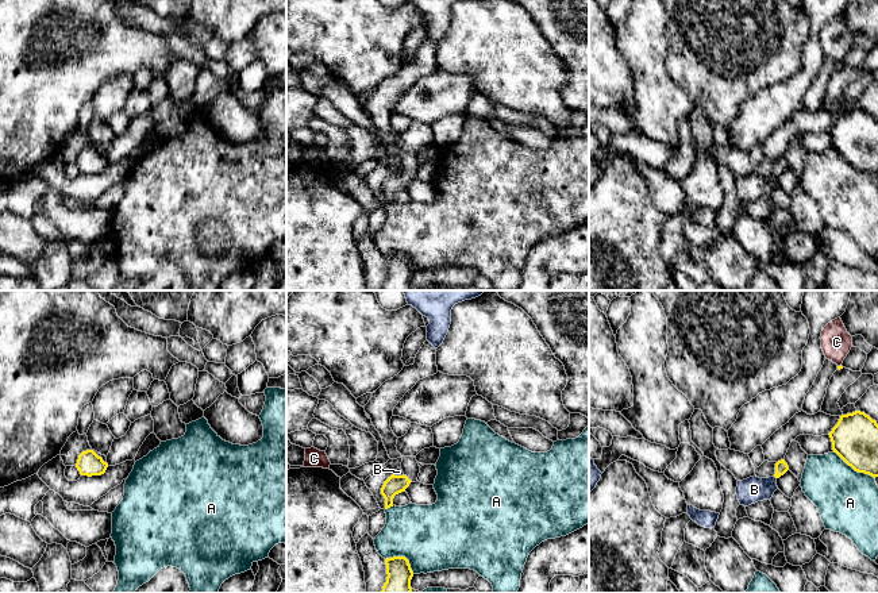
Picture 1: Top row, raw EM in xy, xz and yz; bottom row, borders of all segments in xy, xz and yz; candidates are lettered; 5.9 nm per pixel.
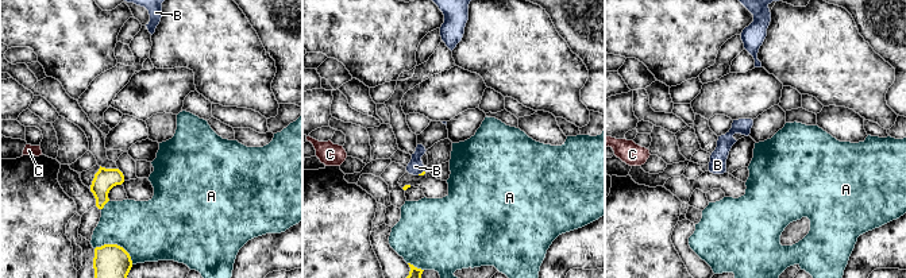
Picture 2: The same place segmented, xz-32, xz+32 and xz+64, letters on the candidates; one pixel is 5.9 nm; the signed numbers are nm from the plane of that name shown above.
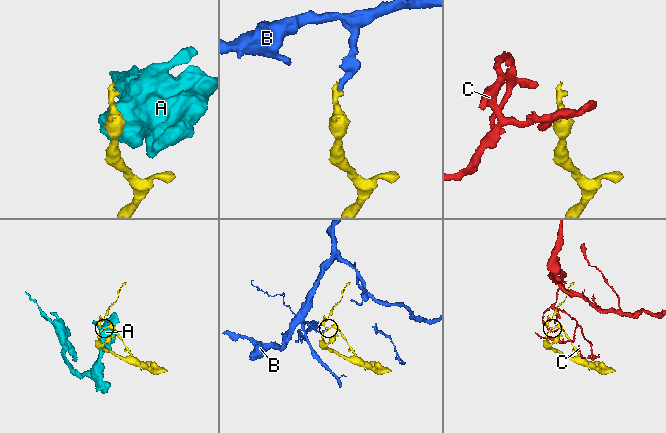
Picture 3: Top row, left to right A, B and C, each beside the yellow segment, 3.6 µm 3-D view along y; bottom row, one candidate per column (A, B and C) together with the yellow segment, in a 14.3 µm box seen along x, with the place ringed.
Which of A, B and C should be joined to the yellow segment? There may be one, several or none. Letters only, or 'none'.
none

